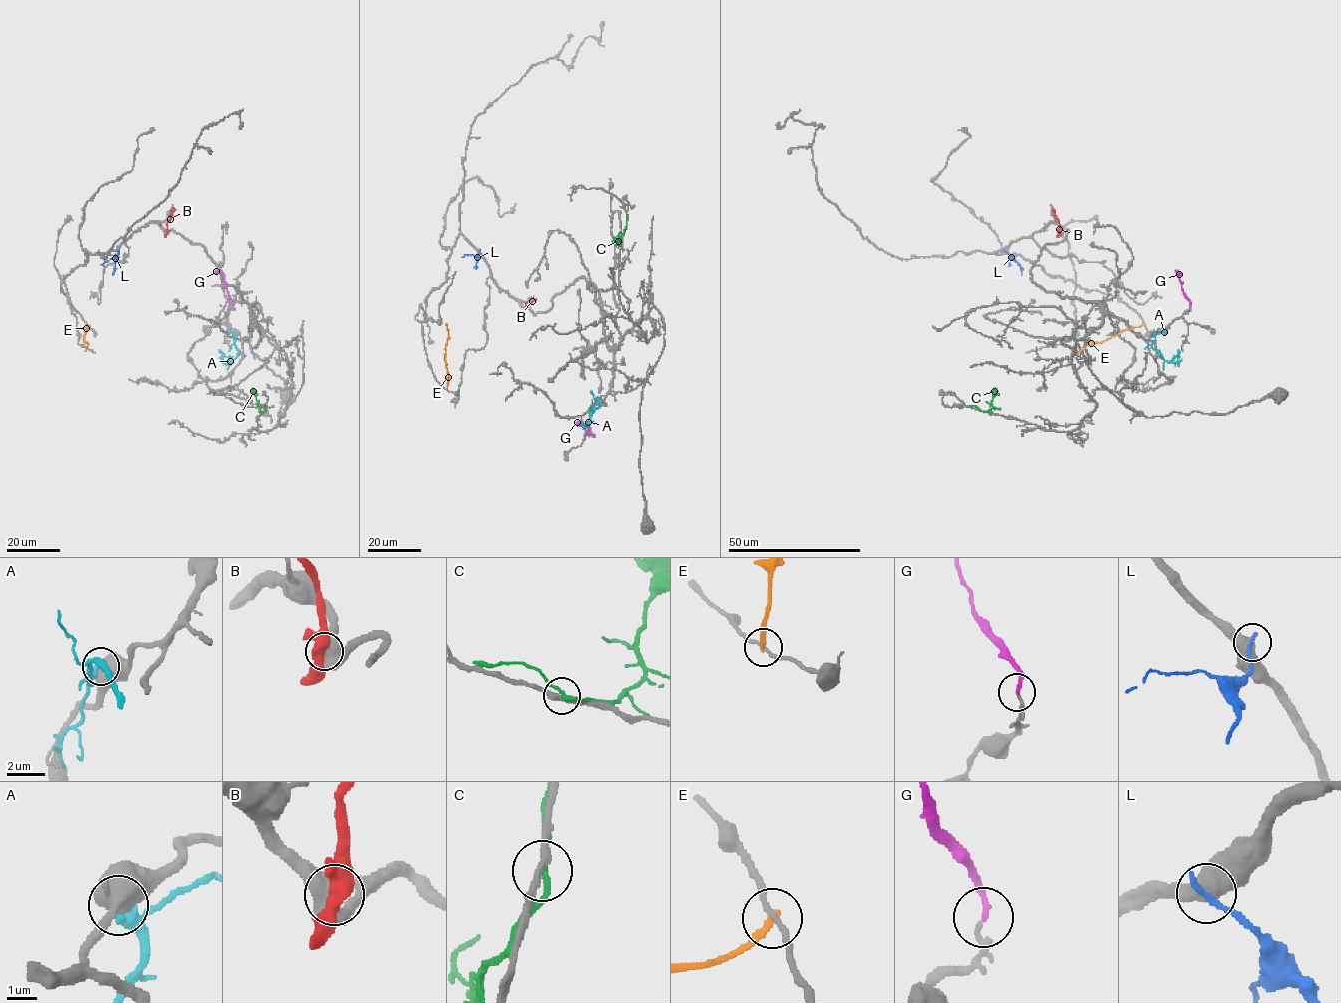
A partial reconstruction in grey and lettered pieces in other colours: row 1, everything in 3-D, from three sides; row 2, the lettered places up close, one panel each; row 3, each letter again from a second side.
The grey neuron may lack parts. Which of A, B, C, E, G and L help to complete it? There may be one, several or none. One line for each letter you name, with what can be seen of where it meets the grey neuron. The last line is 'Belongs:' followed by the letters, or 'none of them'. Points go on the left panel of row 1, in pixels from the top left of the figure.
G: (233, 304)
Belongs: G

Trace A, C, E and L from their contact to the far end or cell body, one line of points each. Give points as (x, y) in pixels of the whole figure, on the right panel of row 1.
A: (1152, 334), (1152, 347), (1163, 359), (1178, 363), (1177, 356), (1172, 358), (1174, 361)
C: (981, 410), (992, 408), (997, 388)
E: (1144, 323), (1102, 341), (1087, 344), (1078, 351)
L: (1005, 250), (1020, 266), (1022, 275)

